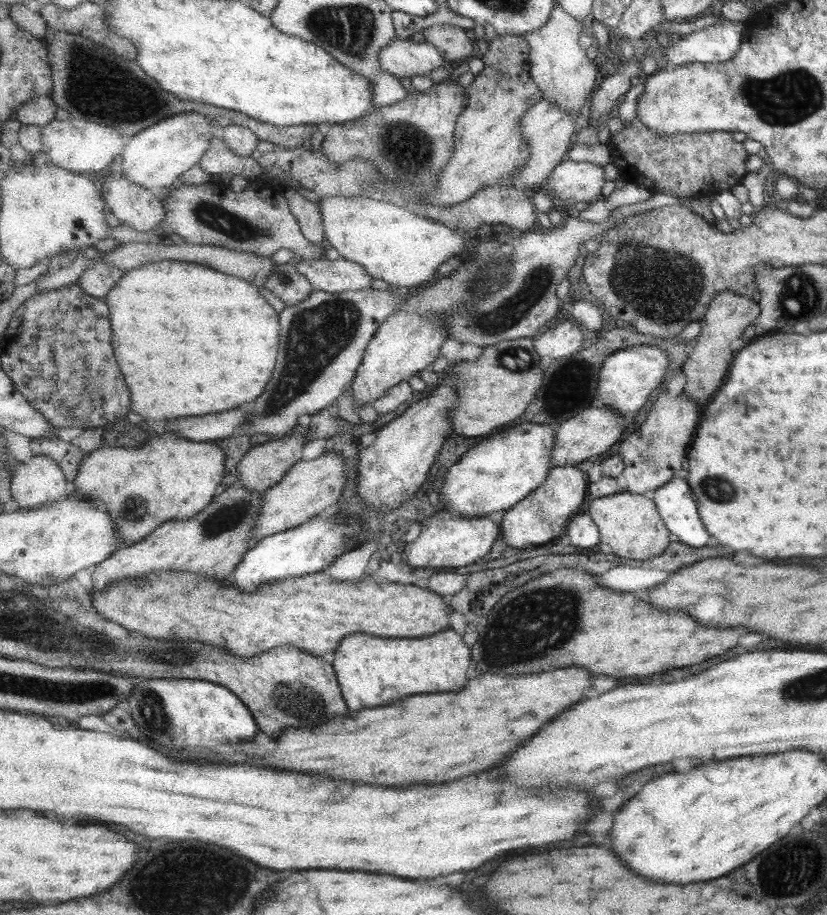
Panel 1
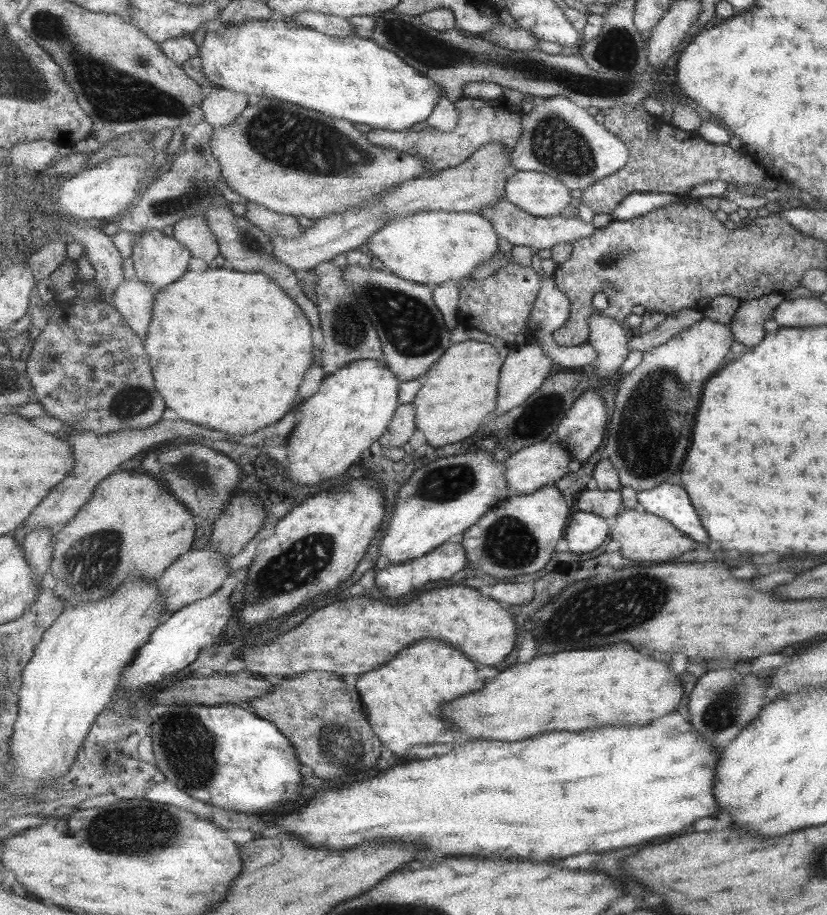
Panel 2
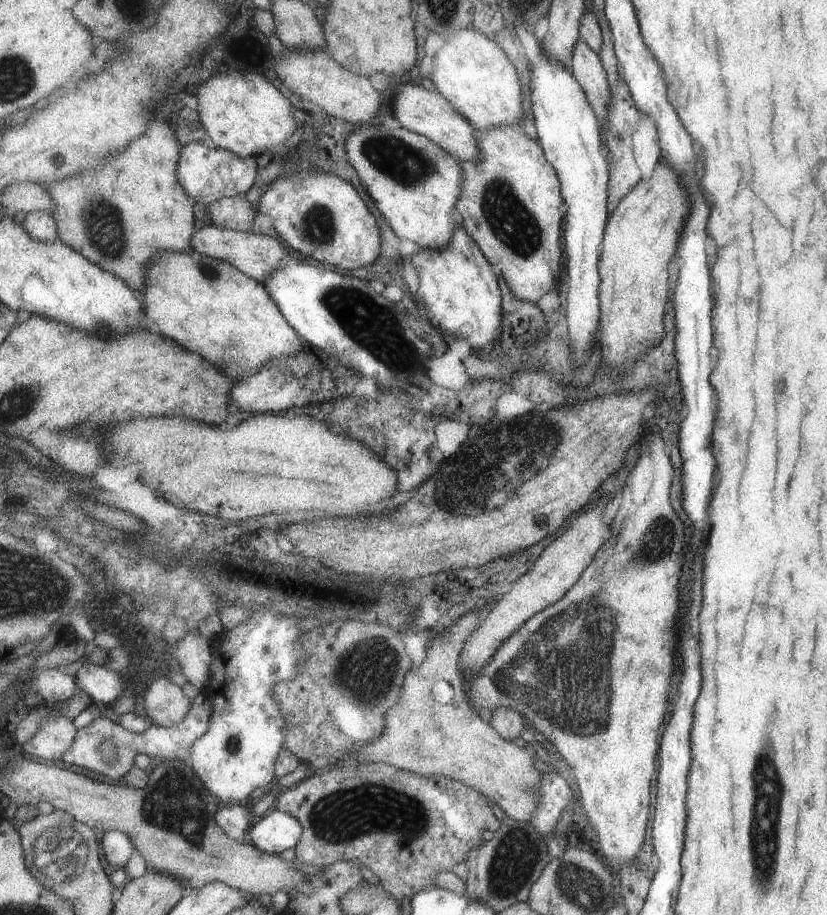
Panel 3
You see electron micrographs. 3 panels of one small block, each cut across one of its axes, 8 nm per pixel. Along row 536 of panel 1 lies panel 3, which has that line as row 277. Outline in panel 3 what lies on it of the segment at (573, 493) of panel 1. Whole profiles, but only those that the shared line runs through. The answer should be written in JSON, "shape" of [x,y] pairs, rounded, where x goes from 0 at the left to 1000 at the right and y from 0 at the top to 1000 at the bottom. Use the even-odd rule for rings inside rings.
{"shape":[[[608,138],[574,144],[582,175],[557,177],[565,197],[560,197],[560,219],[555,219],[555,234],[560,236],[562,254],[577,264],[586,282],[603,295],[603,299],[620,317],[620,323],[630,330],[649,330],[657,321],[666,319],[676,308],[671,297],[678,295],[678,282],[683,269],[678,267],[678,256],[683,236],[676,232],[681,219],[681,199],[671,188],[671,181],[661,175],[661,168],[652,153],[640,151],[628,138]]]}

